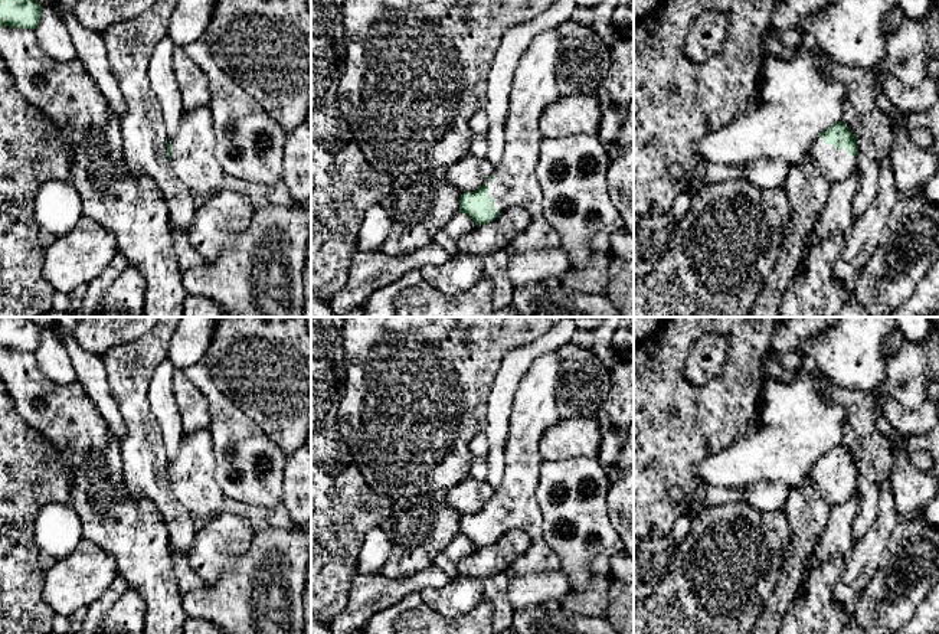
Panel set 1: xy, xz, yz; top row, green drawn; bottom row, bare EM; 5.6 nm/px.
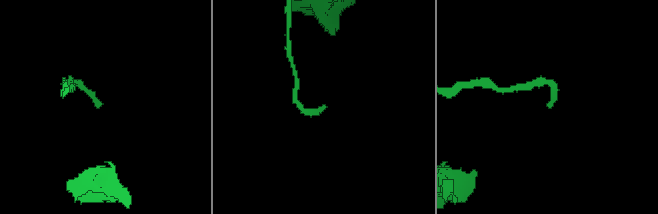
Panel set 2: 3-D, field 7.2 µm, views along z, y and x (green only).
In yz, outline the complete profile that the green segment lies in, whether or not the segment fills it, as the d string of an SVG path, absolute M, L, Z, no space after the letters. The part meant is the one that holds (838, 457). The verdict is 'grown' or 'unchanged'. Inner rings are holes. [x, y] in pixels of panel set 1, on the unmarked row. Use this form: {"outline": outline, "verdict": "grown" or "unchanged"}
{"outline": "M843 445L832 447L808 470L808 483L831 507L847 501L855 491L858 468L853 454Z", "verdict": "grown"}

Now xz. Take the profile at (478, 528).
{"outline": "M549 352L531 363L518 383L510 412L503 481L478 513L465 514L459 522L459 535L468 537L475 549L491 545L513 529L529 533L531 539L542 537L543 516L536 496L540 464L543 463L539 444L546 429L560 419L557 403L560 373L562 357L559 352Z", "verdict": "grown"}

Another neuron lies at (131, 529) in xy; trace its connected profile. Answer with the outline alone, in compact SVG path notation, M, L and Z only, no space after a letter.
M88 454L75 468L73 481L69 484L69 504L81 522L82 537L104 548L115 559L118 573L143 597L147 605L144 634L184 634L183 627L189 617L181 607L181 595L173 571L170 535L158 509L150 500L130 494L125 486L118 491L111 483L107 461L99 454Z

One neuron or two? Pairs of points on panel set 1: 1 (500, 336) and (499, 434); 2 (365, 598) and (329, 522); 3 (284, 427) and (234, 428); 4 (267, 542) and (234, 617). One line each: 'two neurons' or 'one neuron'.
1: two neurons
2: two neurons
3: two neurons
4: one neuron

